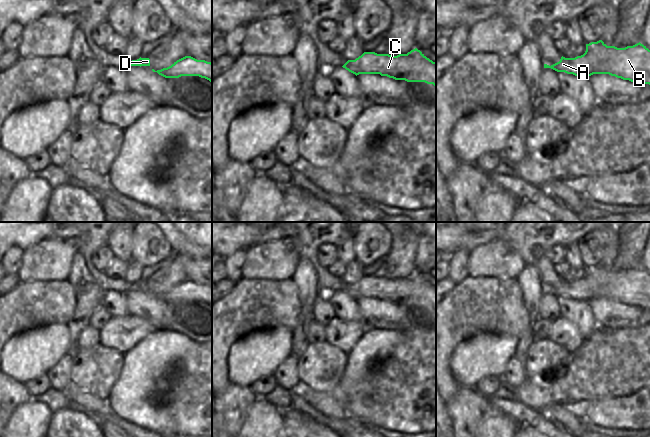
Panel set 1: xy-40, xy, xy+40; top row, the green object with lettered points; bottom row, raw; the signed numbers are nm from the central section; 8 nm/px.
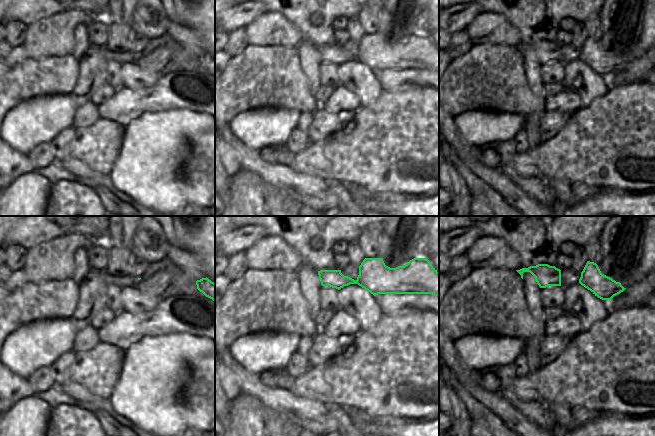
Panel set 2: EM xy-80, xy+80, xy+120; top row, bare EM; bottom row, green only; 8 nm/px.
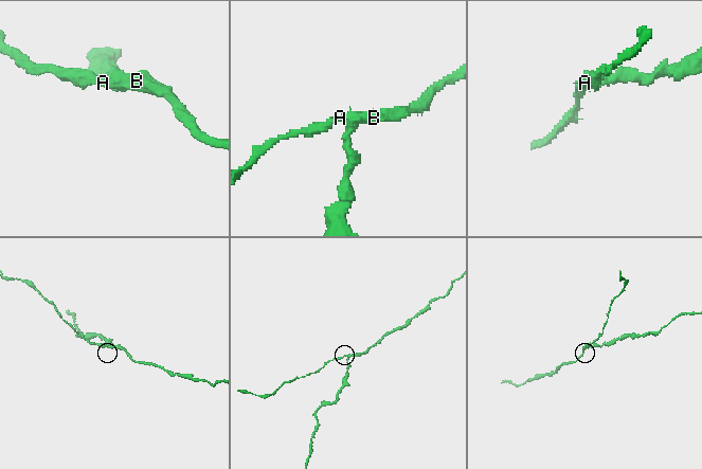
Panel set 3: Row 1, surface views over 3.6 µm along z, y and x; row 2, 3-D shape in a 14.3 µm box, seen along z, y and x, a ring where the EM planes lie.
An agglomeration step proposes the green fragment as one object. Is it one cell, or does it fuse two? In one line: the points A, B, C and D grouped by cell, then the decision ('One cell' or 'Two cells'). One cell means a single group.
Groups: A D / B C. Two cells

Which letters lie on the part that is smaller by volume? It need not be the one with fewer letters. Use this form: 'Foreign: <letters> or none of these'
Foreign: A, D

